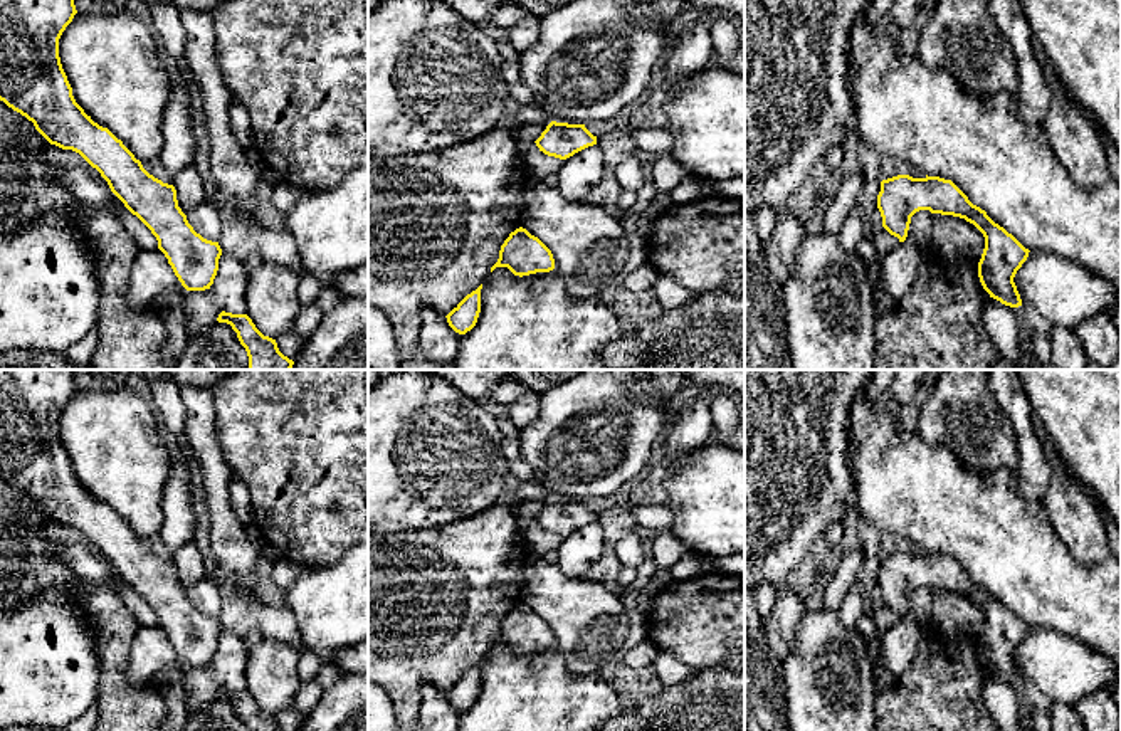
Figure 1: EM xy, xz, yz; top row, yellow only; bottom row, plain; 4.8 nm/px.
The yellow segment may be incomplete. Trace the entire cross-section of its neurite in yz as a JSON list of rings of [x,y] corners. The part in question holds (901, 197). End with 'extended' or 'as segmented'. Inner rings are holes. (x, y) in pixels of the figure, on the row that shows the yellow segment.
[[[897,175],[882,180],[877,208],[882,227],[899,242],[906,240],[911,217],[919,210],[953,215],[973,224],[985,237],[985,249],[978,262],[983,289],[1005,306],[1022,306],[1013,277],[1030,250],[995,224],[985,210],[973,205],[951,180],[928,175],[924,178]]] | as segmented

